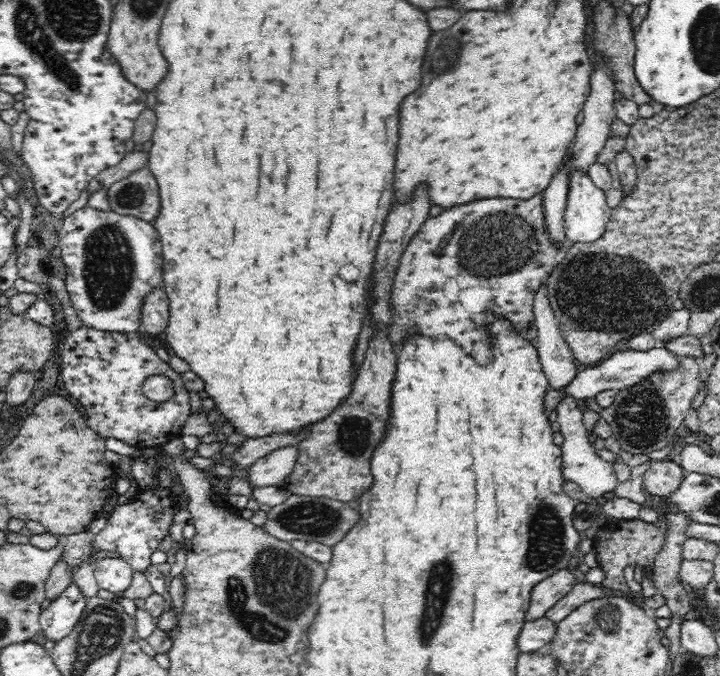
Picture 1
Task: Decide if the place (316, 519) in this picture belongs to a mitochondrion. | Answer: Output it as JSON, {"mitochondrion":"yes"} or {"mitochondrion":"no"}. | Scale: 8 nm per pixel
{"mitochondrion":"yes"}

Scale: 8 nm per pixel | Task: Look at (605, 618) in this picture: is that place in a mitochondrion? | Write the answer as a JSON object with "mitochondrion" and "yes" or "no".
{"mitochondrion":"yes"}

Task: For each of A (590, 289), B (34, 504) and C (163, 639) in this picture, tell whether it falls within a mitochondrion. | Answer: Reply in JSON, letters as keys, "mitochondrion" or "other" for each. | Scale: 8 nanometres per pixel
{"A":"mitochondrion","B":"other","C":"other"}

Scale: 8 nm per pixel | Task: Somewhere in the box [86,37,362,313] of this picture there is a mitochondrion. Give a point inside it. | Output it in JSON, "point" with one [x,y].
{"point":[131,196]}

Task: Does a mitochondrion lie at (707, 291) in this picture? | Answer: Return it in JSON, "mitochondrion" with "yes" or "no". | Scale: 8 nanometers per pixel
{"mitochondrion":"yes"}

